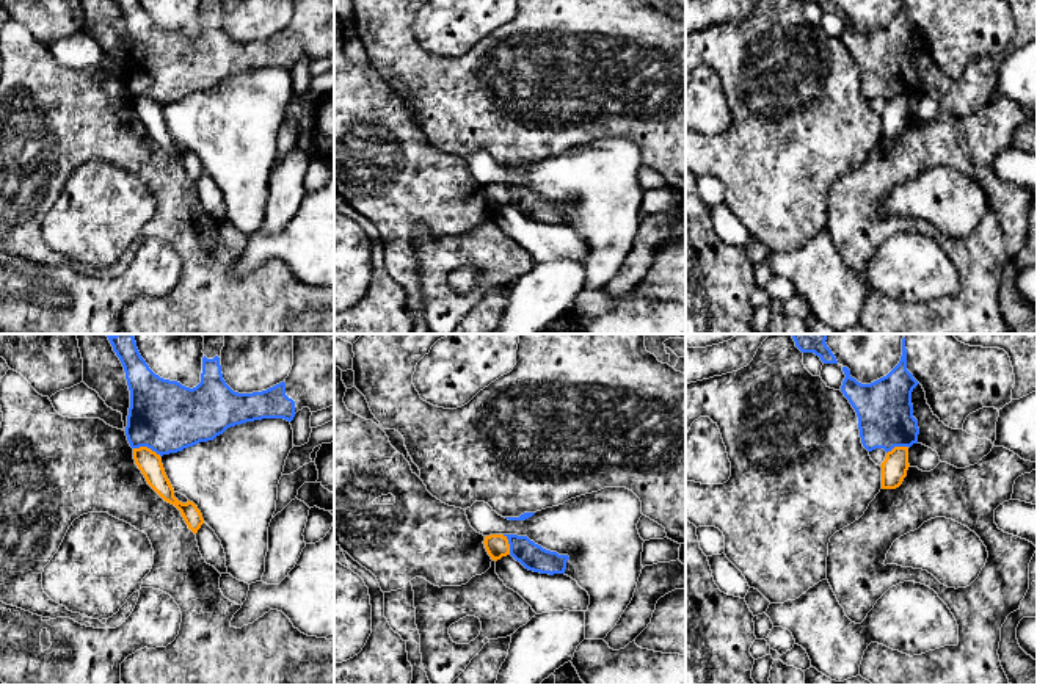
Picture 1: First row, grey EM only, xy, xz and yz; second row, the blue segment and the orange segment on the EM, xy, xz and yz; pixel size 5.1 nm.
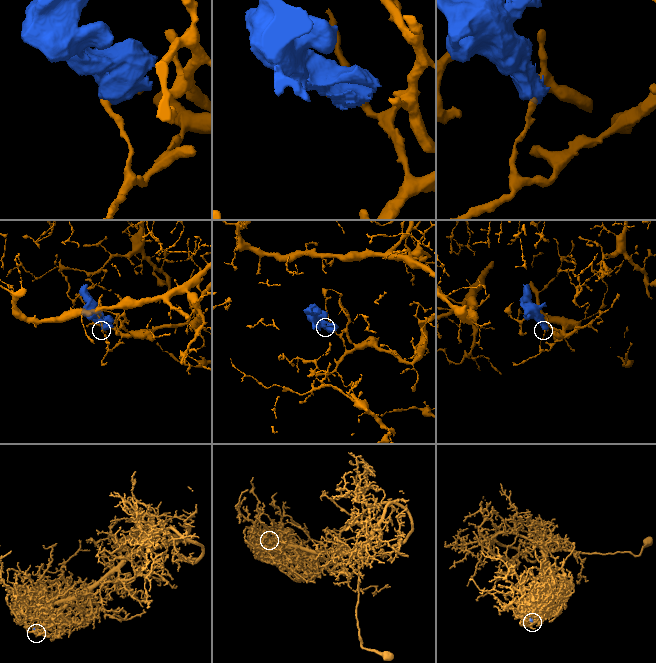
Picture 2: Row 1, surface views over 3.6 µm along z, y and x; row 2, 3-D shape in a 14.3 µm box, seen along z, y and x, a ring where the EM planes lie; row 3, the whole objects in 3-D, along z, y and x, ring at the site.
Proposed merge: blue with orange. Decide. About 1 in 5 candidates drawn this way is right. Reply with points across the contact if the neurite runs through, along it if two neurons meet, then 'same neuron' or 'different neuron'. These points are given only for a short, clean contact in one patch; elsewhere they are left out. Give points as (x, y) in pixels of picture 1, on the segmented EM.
along xy (134, 447), (149, 447), (160, 455) | different neuron

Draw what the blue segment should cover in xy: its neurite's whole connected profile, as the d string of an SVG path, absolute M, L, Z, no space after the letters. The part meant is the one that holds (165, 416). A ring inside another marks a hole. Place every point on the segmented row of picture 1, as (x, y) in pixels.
M133 334L105 335L124 367L130 390L126 436L132 448L147 447L163 456L213 440L235 425L262 419L292 422L303 408L317 412L334 404L334 334L293 334L293 365L289 376L253 393L234 392L223 379L220 364L224 334L193 334L204 337L201 382L193 389L155 375L141 357Z

